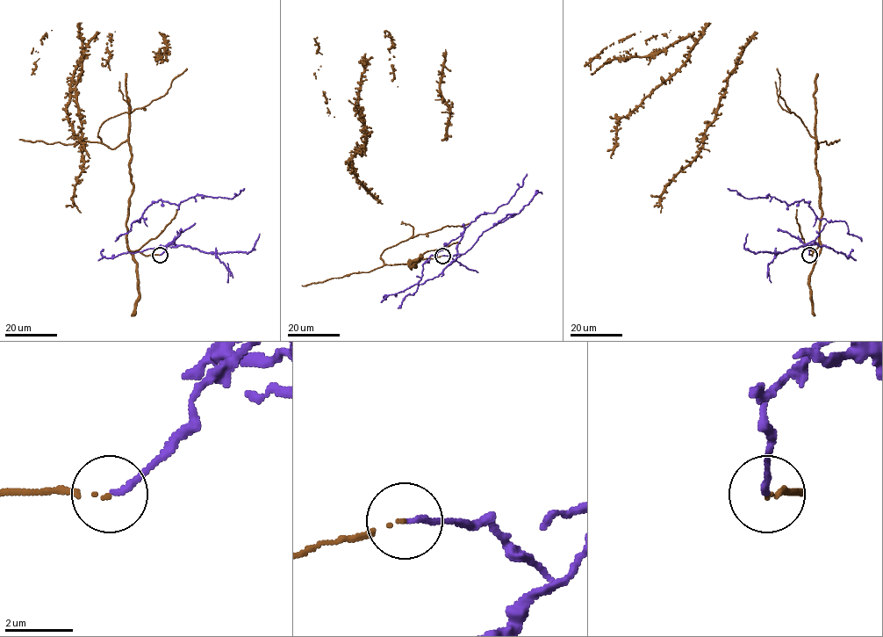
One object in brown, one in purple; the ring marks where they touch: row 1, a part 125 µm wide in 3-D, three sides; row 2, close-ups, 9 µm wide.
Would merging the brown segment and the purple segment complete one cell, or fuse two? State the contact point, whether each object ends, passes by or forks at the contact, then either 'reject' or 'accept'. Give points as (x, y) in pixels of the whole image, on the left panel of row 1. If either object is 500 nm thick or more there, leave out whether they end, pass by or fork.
at (160, 255); brown ends there; purple ends there; reject

